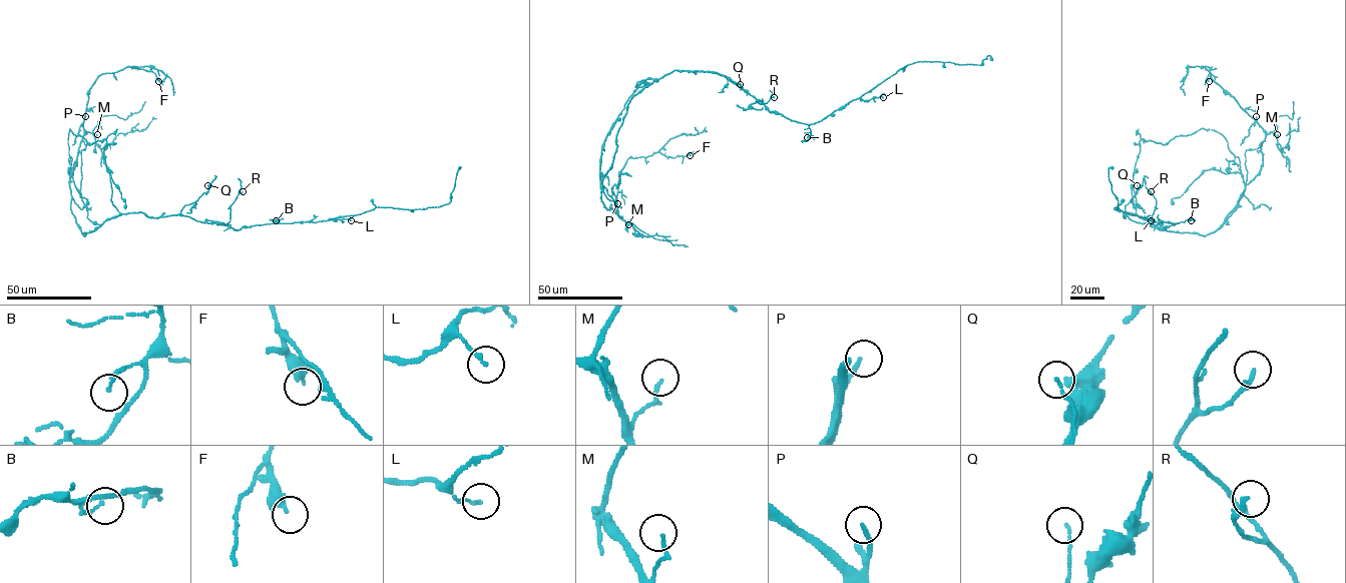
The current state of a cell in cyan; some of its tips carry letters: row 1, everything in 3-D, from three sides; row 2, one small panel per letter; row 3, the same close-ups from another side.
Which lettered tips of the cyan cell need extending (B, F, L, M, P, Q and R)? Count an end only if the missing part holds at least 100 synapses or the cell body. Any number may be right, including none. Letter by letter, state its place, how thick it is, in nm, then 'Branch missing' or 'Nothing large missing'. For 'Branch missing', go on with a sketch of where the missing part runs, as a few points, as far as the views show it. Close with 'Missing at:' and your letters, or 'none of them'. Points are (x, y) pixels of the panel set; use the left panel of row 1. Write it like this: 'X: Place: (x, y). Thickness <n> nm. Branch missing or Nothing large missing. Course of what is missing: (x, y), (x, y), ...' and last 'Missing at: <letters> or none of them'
B: Place: (276, 220). Thickness 100 nm. Nothing large missing
F: Place: (158, 81). Thickness 360 nm. Nothing large missing
L: Place: (351, 220). Thickness 120 nm. Nothing large missing
M: Place: (97, 134). Thickness 130 nm. Nothing large missing
P: Place: (85, 116). Thickness 160 nm. Branch missing. Course of what is missing: (85, 116), (101, 84), (118, 67), (117, 56), (128, 26)
Q: Place: (207, 185). Thickness 120 nm. Nothing large missing
R: Place: (243, 191). Thickness 150 nm. Nothing large missing
Missing at: P

